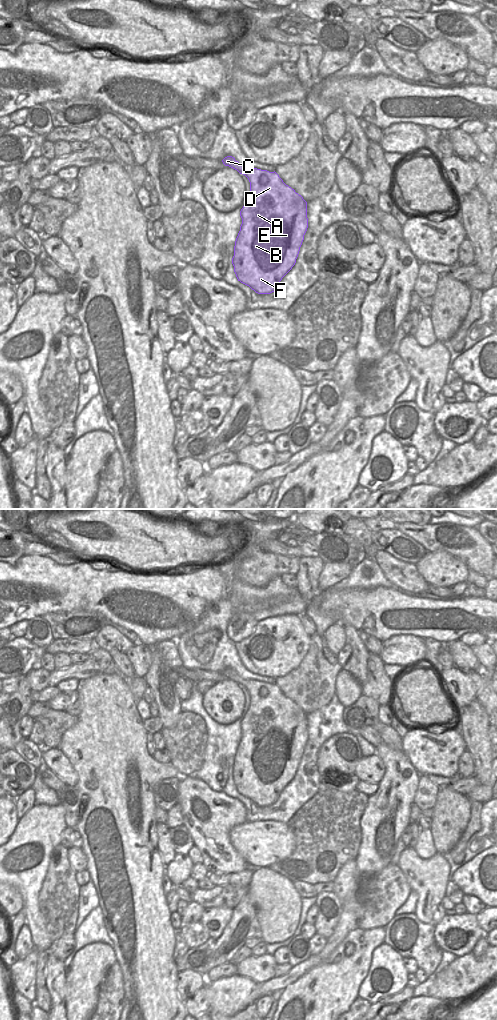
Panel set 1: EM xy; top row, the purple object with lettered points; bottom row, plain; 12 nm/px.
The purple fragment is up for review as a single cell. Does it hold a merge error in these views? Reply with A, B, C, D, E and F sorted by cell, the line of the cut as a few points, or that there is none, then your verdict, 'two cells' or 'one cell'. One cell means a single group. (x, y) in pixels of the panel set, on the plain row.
A B C D E F | no cut | one cell

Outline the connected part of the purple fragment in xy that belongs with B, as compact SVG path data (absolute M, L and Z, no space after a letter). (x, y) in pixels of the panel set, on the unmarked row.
M232 668L225 669L222 674L225 678L229 678L245 687L250 694L250 707L240 723L242 736L235 753L232 770L234 784L238 793L249 798L256 805L270 806L278 800L282 790L296 775L308 740L307 714L294 701L286 697L275 683L269 684L242 678Z

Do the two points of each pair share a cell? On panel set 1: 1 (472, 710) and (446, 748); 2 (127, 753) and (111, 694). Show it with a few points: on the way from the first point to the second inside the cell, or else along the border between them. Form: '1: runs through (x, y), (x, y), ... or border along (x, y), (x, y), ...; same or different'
1: border along (456, 725), (467, 749); different
2: runs through (112, 738), (111, 709); same

